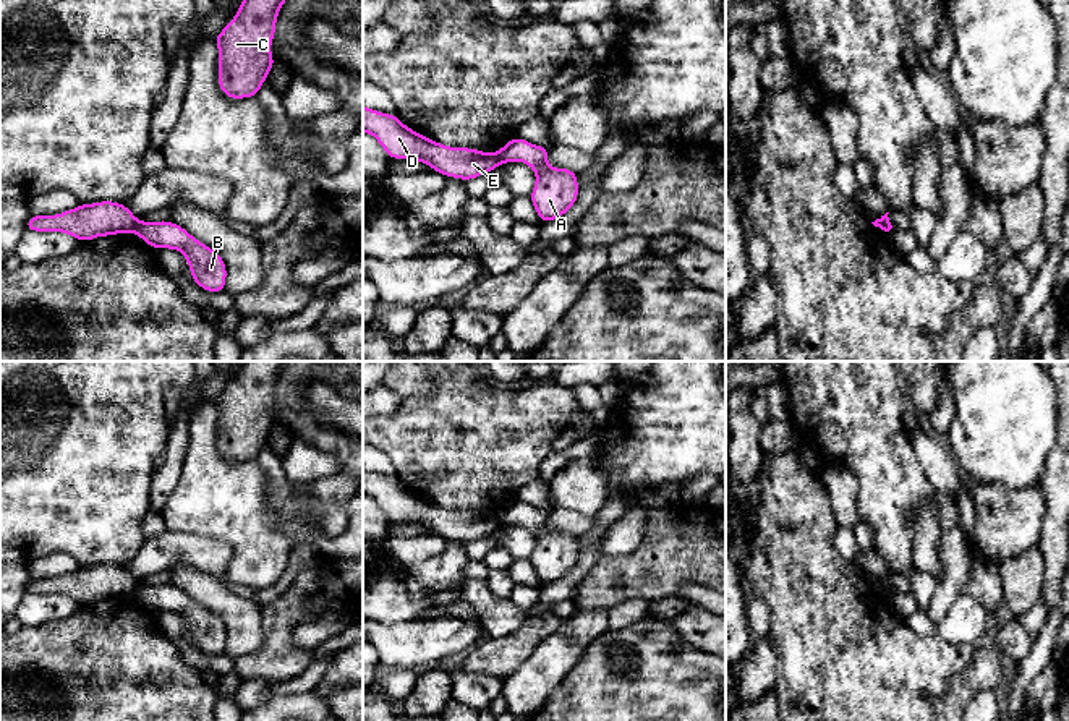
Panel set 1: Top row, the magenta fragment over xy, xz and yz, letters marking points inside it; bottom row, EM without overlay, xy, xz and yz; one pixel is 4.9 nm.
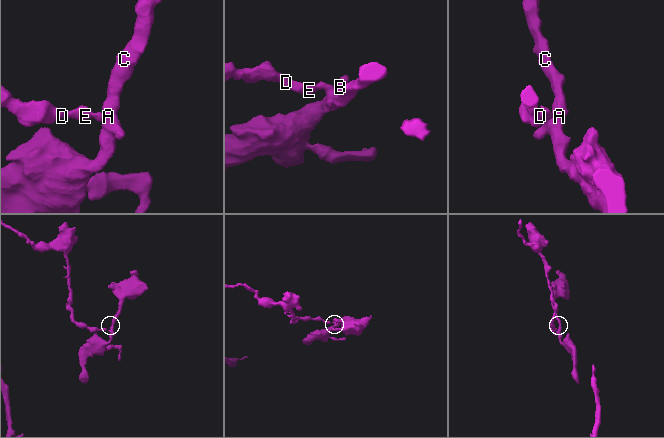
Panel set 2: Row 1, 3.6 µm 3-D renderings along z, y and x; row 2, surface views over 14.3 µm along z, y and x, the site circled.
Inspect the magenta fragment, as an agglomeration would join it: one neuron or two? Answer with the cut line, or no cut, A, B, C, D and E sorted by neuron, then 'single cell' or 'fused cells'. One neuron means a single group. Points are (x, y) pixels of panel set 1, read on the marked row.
cut in xy along (138, 221), (133, 230); A B C / D E; fused cells

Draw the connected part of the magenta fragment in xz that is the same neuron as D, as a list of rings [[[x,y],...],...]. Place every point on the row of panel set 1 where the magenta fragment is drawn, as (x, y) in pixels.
[[[363,105],[363,131],[373,134],[390,159],[420,160],[437,173],[473,180],[500,165],[497,154],[450,147],[405,126],[397,115]]]

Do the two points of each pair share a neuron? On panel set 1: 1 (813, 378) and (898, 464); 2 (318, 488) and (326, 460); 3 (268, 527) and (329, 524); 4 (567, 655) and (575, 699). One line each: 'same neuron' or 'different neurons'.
1: same neuron
2: different neurons
3: same neuron
4: different neurons

